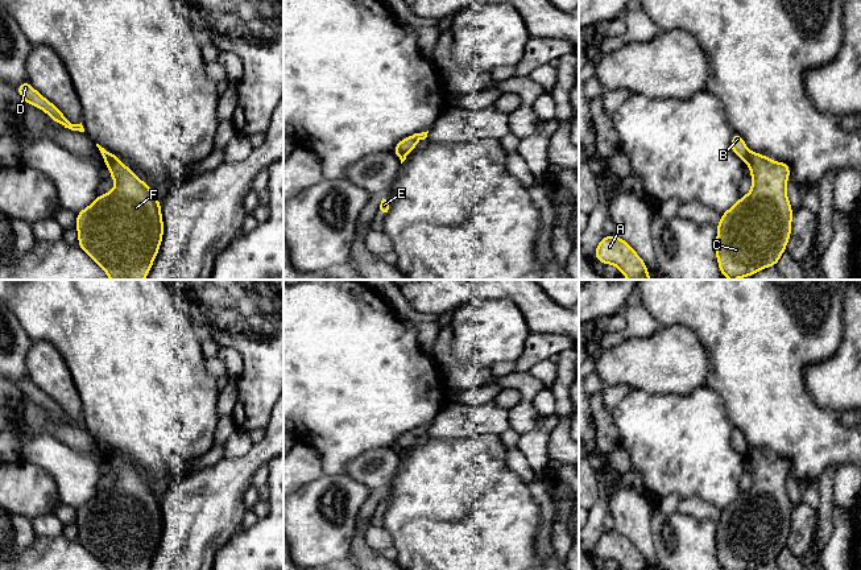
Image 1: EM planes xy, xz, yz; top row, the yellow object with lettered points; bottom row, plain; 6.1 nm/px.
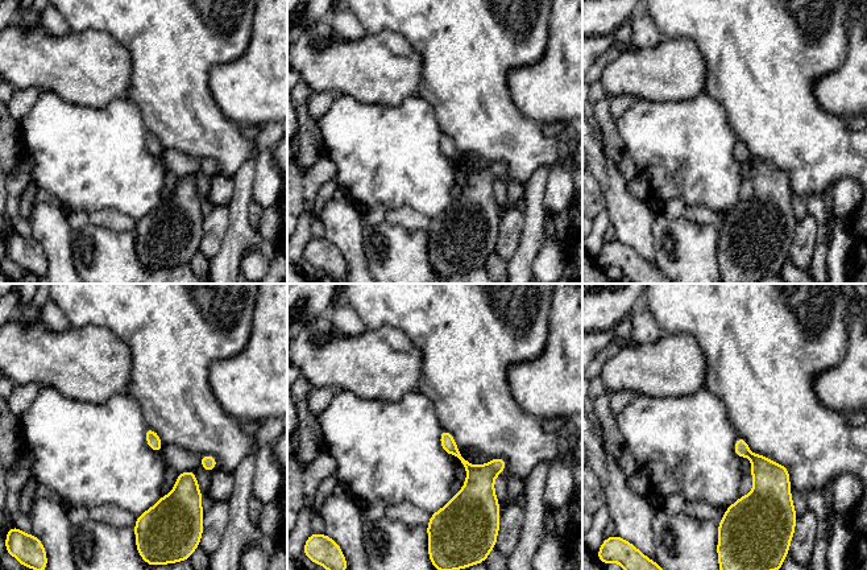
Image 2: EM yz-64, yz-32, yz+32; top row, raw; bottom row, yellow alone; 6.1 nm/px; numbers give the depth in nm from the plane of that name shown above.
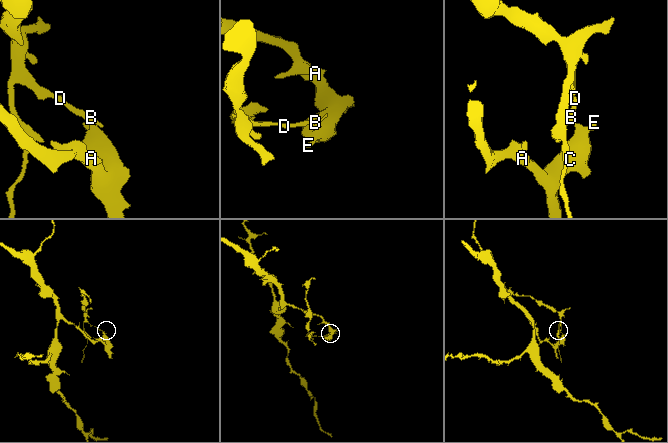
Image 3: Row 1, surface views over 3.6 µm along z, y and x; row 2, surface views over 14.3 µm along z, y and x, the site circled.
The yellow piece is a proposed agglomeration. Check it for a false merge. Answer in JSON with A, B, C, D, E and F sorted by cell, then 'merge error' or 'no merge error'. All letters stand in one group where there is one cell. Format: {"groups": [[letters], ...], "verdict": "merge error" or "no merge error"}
{"groups": [["A", "C", "E", "F"], ["B", "D"]], "verdict": "merge error"}

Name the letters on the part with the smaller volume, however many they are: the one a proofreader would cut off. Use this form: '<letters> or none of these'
B, D

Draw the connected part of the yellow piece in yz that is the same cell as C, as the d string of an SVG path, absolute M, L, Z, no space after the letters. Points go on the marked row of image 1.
M749 152L746 166L752 172L752 191L721 214L716 227L716 257L721 274L728 280L745 278L763 268L775 267L791 235L792 208L786 193L790 164Z

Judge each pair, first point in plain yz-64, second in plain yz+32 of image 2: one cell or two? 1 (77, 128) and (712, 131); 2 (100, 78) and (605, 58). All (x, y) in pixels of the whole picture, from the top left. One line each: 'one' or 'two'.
1: one
2: two

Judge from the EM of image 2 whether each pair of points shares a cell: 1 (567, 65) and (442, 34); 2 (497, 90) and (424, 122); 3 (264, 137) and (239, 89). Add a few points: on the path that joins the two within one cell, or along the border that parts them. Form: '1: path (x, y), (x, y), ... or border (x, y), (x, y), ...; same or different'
1: border (550, 28), (544, 54), (531, 63), (513, 69); different
2: border (418, 95), (431, 106), (436, 123), (443, 132); different
3: border (273, 120), (265, 122), (261, 126); different

